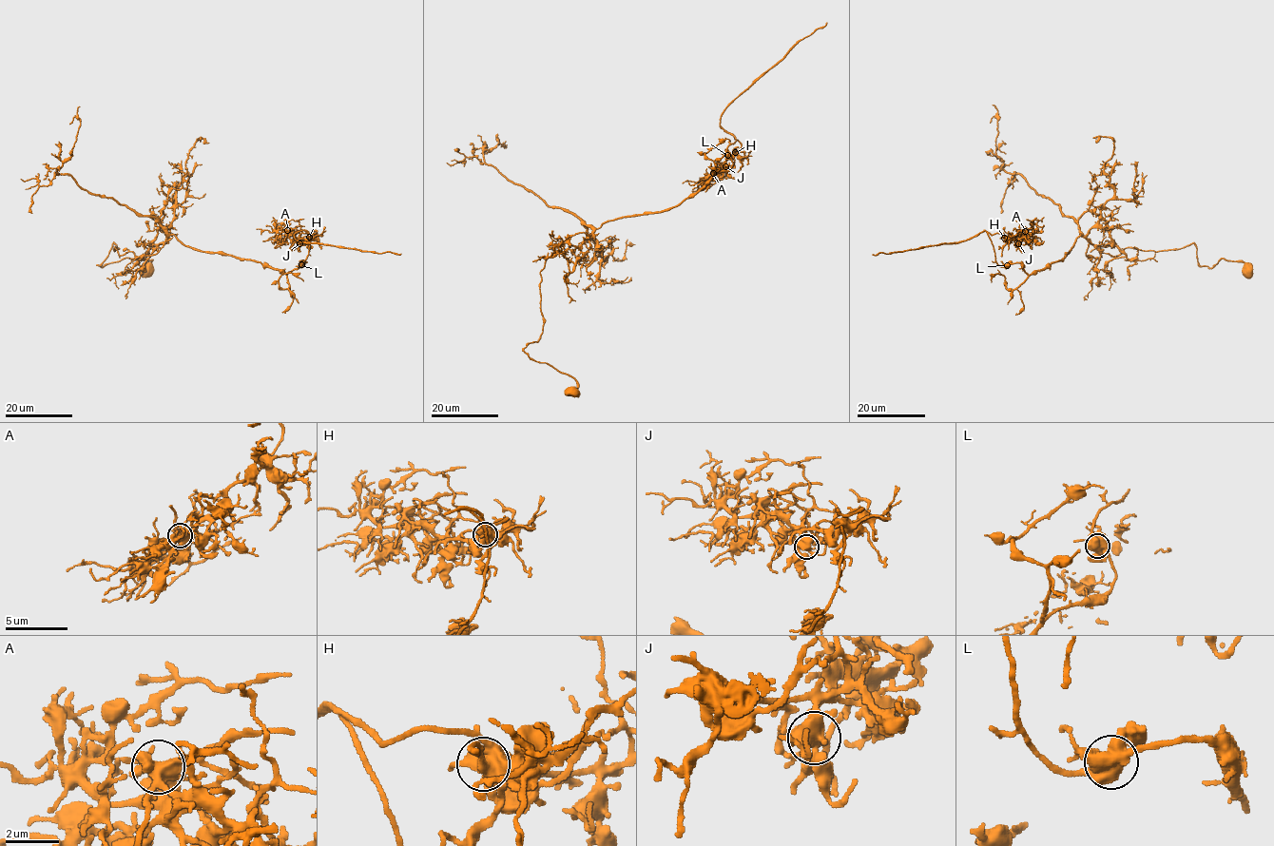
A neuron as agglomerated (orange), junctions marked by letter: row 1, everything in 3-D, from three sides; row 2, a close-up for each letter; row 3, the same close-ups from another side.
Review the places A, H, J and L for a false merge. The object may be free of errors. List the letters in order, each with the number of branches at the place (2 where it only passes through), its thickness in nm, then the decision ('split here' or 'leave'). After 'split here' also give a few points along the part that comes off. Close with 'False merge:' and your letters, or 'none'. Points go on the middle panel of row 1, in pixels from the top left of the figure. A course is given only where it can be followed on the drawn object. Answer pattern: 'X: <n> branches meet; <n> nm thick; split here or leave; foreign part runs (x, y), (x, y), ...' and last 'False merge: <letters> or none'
A: 5 branches meet; 480 nm thick; leave
H: 6 branches meet; 550 nm thick; leave
J: 5 branches meet; 600 nm thick; leave
L: 5 branches meet; 700 nm thick; split here; foreign part runs (727, 155), (726, 148), (736, 141), (720, 124), (723, 112), (799, 41), (826, 23)
False merge: L

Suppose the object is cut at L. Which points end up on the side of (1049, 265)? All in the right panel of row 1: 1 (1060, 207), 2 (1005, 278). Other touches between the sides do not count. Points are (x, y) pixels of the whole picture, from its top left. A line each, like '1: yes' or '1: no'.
1: yes
2: yes

